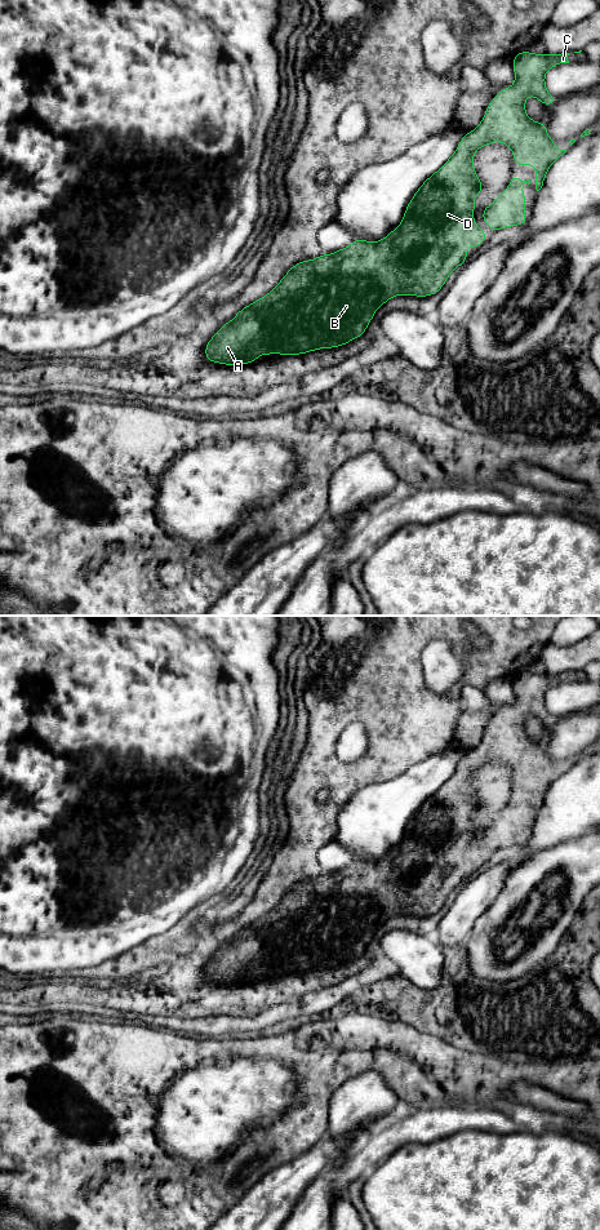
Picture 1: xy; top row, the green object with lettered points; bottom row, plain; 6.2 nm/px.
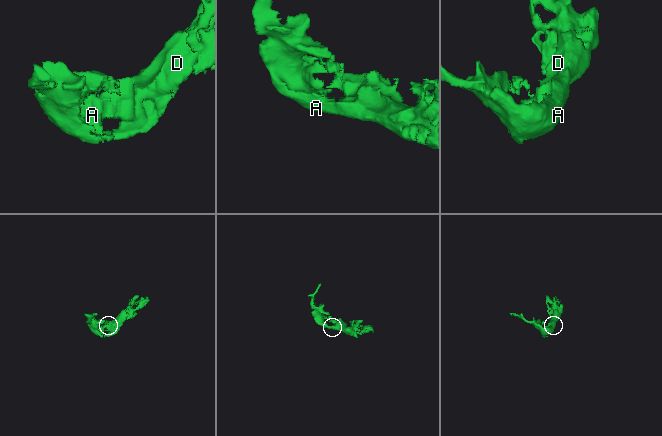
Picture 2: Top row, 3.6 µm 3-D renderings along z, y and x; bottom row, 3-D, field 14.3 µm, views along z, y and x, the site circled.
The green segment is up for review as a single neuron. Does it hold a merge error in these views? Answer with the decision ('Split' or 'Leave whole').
Leave whole

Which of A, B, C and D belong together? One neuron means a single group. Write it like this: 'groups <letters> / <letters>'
groups A B C D

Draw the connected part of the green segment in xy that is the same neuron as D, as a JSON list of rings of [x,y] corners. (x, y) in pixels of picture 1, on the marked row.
[[[521,50],[514,57],[515,83],[512,86],[502,89],[486,107],[481,123],[468,132],[458,143],[454,154],[445,164],[428,177],[417,190],[401,223],[385,239],[375,243],[356,239],[351,245],[330,254],[320,254],[317,258],[295,263],[280,283],[268,292],[267,296],[254,301],[241,308],[235,318],[225,323],[223,327],[210,338],[205,346],[205,358],[212,363],[223,365],[250,364],[257,361],[259,355],[301,355],[319,348],[333,348],[347,345],[350,341],[361,337],[374,312],[395,296],[428,297],[436,294],[445,284],[449,275],[467,259],[468,247],[480,247],[486,234],[477,228],[474,222],[474,199],[483,191],[484,186],[474,169],[474,154],[483,146],[493,142],[505,143],[514,152],[516,165],[535,166],[535,190],[539,191],[545,183],[548,168],[563,156],[566,150],[559,150],[547,134],[545,123],[538,123],[528,117],[525,99],[535,97],[543,105],[551,106],[556,102],[545,83],[546,72],[559,63],[569,63],[569,53],[561,54],[535,54]]]

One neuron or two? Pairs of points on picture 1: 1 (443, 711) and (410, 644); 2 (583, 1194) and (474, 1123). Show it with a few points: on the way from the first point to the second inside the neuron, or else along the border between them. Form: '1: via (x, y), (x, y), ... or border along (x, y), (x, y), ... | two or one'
1: via (425, 697), (410, 683), (410, 662) | one
2: border along (456, 1132), (518, 1132) | two

